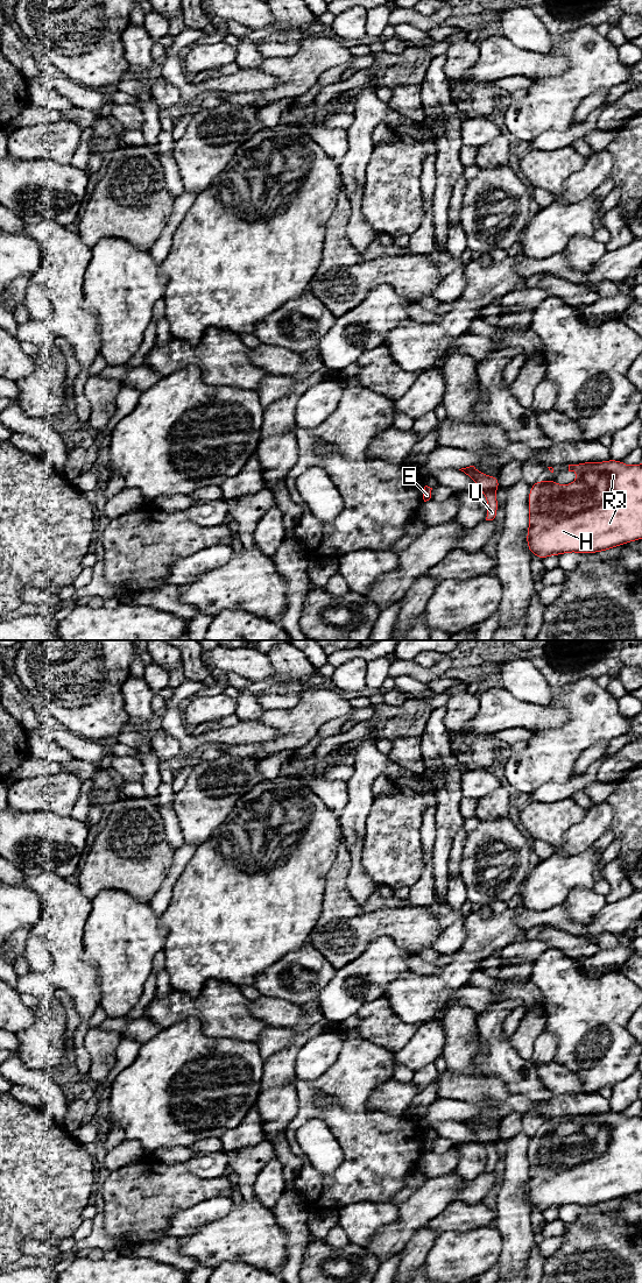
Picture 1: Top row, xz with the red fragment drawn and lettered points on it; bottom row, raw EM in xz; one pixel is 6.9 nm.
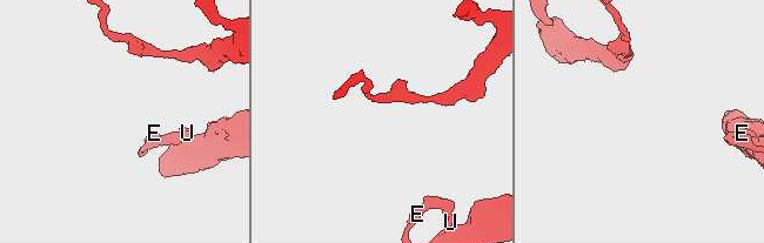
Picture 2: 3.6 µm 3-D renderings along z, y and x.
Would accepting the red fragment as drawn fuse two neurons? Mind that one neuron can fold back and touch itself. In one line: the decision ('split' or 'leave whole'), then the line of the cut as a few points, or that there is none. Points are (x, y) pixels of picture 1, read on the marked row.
split; cut in xz along (482, 490), (494, 491)

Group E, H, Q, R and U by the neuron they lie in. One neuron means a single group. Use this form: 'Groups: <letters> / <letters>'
Groups: E / H Q R U

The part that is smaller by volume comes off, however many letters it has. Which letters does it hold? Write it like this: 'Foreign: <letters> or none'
Foreign: E

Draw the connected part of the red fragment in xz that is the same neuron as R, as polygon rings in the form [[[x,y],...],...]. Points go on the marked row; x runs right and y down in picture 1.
[[[611,459],[569,465],[569,472],[577,473],[578,480],[565,485],[553,480],[537,481],[530,485],[527,546],[532,555],[543,560],[550,555],[571,552],[590,554],[642,539],[642,463],[628,466]]]

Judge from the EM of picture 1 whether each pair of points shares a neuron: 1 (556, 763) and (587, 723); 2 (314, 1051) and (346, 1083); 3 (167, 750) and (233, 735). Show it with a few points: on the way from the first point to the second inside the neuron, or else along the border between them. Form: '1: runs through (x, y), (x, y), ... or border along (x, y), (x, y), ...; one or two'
1: runs through (558, 753), (578, 732); one
2: border along (340, 1040), (337, 1058), (318, 1077), (307, 1081); two
3: border along (166, 732), (178, 742), (180, 753); two

